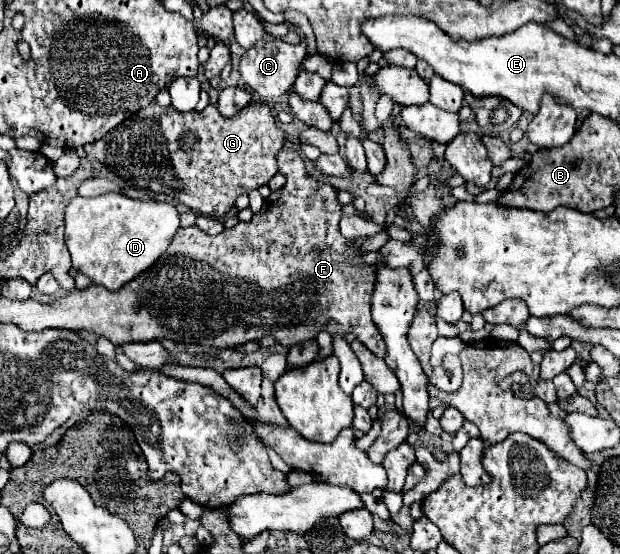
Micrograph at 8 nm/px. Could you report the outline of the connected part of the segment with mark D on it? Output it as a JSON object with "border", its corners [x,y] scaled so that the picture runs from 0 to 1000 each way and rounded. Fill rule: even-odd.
{"border":[[[173,347],[153,357],[118,357],[105,375],[105,440],[115,458],[115,480],[144,498],[150,513],[163,513],[176,523],[192,523],[221,495],[237,487],[276,440],[289,412],[289,383],[269,365],[227,365],[211,361],[192,347]]]}

